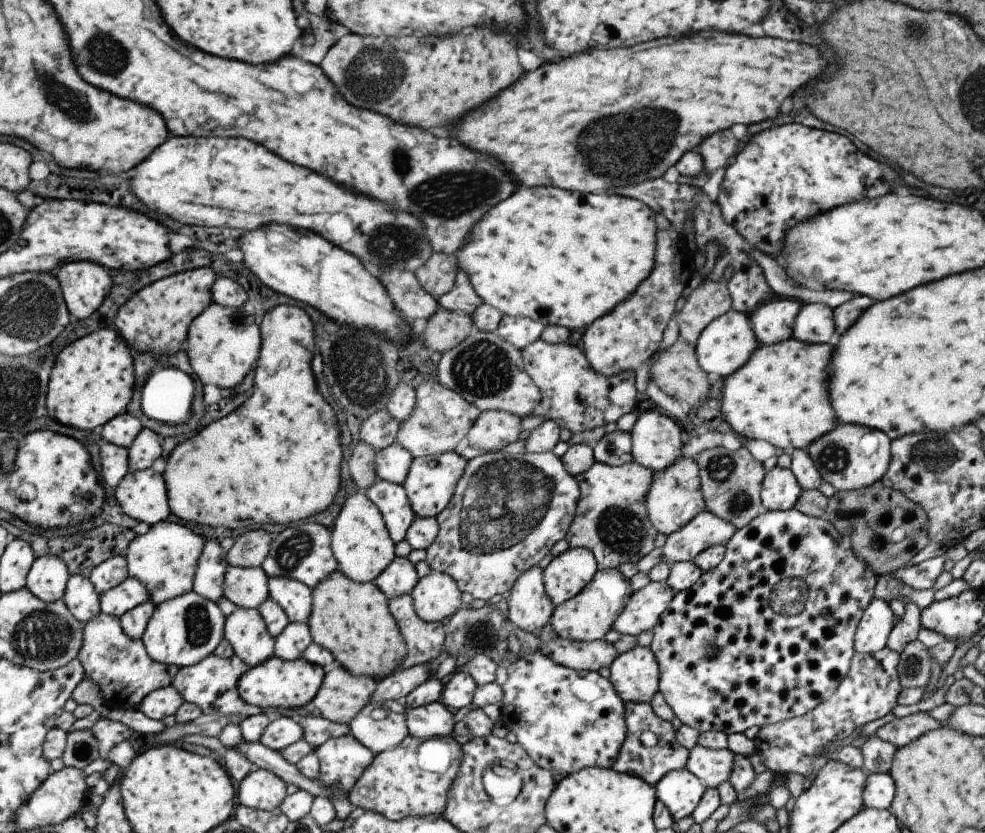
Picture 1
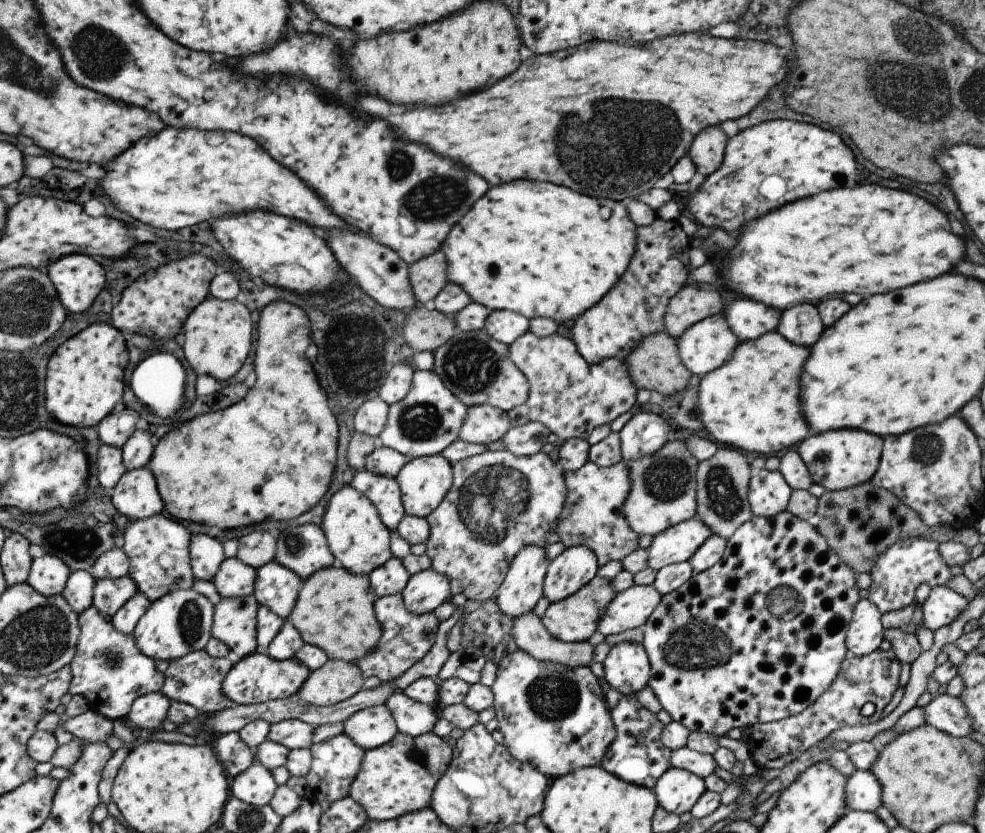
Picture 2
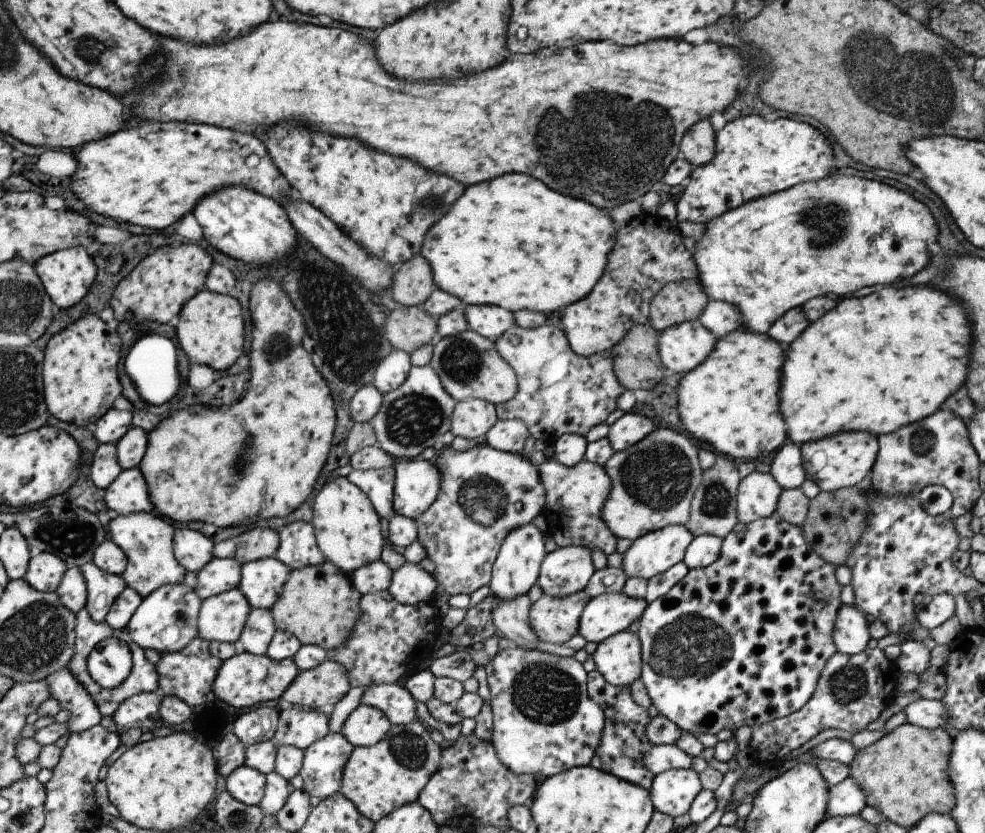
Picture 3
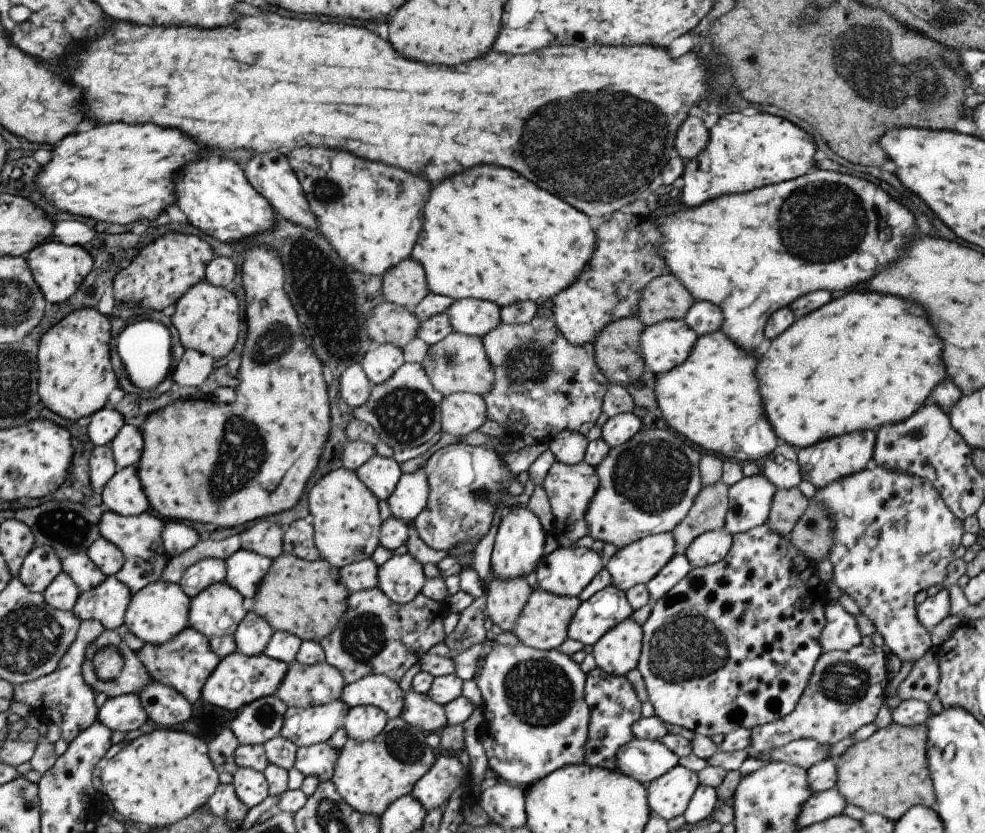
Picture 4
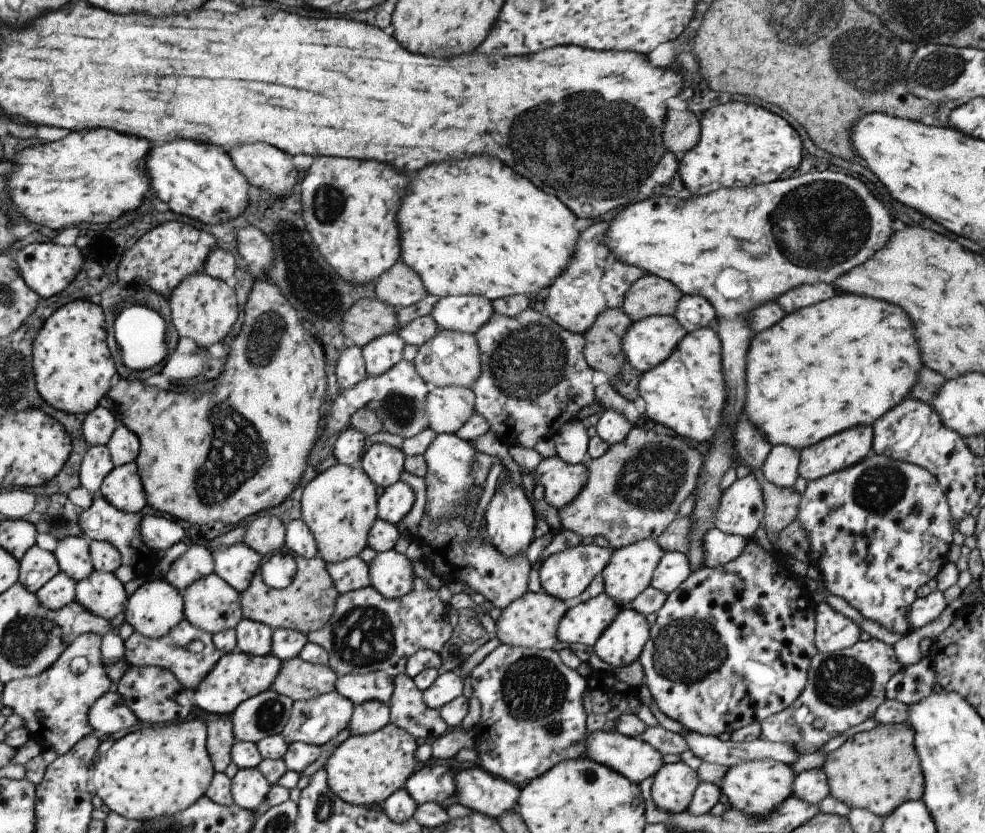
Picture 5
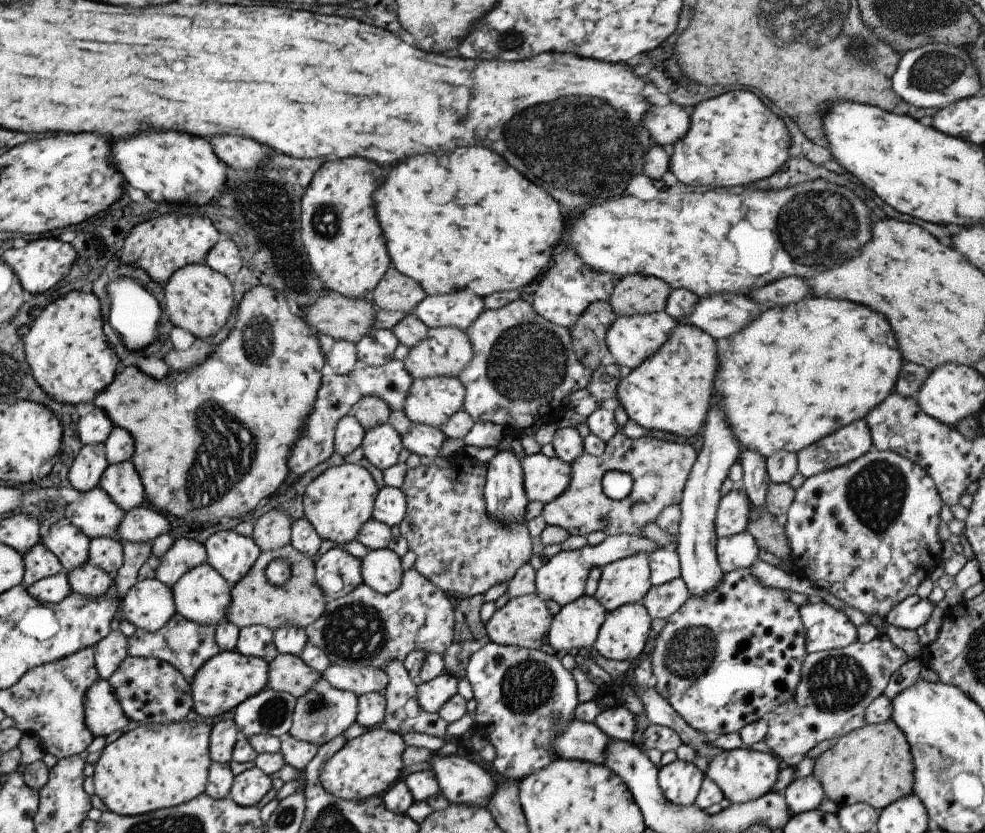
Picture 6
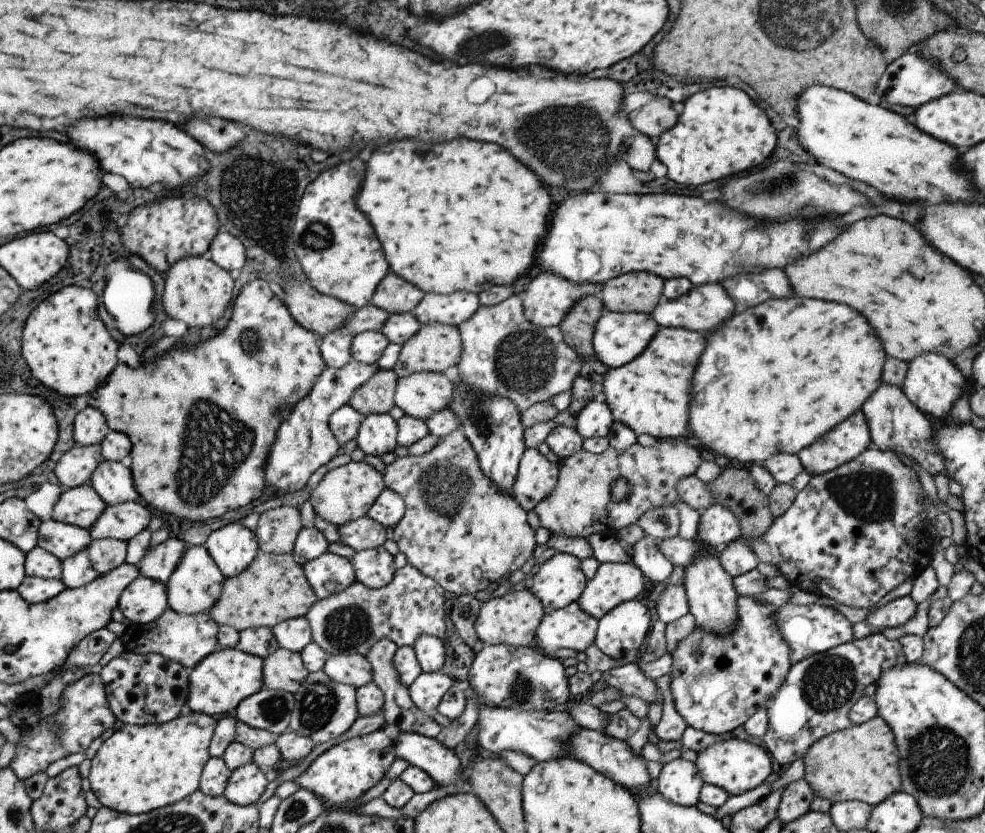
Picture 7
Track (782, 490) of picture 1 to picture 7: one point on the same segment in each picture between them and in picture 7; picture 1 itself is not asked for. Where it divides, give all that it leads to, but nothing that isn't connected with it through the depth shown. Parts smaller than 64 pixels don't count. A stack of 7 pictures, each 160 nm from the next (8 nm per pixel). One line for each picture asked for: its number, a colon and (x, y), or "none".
2: (768, 493)
3: (757, 495)
4: (748, 500)
5: (740, 511)
6: (732, 514)
7: (717, 526)

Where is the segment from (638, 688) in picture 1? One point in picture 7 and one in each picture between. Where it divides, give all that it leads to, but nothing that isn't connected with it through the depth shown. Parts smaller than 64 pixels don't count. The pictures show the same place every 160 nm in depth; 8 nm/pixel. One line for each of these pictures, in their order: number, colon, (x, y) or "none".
2: (626, 668)
3: (617, 659)
4: (617, 652)
5: (620, 644)
6: (621, 636)
7: (620, 634)

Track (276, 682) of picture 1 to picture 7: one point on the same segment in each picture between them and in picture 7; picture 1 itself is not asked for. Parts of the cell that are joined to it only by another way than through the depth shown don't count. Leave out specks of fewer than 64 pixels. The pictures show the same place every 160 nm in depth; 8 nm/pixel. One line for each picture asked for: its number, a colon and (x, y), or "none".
2: (257, 678)
3: (244, 680)
4: (237, 680)
5: (236, 676)
6: (228, 678)
7: (218, 683)

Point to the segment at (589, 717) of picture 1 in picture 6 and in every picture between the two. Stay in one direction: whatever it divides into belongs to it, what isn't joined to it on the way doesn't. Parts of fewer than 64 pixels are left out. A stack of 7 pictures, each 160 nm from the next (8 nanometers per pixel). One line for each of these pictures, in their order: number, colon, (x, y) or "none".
2: (555, 718)
3: (544, 723)
4: (534, 721)
5: (531, 718)
6: (525, 698)

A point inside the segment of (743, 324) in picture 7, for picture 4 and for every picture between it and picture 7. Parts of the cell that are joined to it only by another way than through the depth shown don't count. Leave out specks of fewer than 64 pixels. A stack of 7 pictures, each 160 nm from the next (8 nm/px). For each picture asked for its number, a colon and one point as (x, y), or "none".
4: (866, 359)
5: (846, 361)
6: (803, 370)

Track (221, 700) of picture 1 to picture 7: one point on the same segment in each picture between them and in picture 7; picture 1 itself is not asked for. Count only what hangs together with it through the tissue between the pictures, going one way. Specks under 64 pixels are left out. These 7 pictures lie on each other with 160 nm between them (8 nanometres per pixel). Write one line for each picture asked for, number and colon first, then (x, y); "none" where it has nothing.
2: (195, 679)
3: (188, 675)
4: (183, 663)
5: (168, 652)
6: (183, 644)
7: (186, 639)

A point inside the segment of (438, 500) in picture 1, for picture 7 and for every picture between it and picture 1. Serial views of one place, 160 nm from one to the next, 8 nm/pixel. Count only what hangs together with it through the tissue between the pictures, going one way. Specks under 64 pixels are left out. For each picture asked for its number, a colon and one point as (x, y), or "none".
2: (423, 482)
3: (416, 482)
4: (408, 498)
5: (396, 500)
6: (390, 505)
7: (387, 509)

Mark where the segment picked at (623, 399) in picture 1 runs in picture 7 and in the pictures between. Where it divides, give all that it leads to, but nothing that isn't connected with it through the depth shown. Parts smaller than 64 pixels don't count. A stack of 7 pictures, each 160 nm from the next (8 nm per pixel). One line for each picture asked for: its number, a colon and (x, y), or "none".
2: (570, 397)
3: (558, 392)
4: (542, 385)
5: (534, 378)
6: (522, 366)
7: (504, 355)

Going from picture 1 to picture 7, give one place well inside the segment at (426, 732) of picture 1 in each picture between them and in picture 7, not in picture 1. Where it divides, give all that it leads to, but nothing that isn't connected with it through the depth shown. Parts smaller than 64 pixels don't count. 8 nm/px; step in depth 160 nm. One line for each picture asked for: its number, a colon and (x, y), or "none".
2: (412, 718)
3: (392, 700)
4: (376, 690)
5: (374, 686)
6: (359, 680)
7: (354, 670)

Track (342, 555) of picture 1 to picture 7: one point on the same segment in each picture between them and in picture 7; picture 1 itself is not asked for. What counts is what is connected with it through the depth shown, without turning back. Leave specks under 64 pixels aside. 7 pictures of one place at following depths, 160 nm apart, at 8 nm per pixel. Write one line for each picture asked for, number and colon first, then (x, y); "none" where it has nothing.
2: (359, 542)
3: (347, 532)
4: (343, 514)
5: (338, 505)
6: (337, 502)
7: (344, 493)

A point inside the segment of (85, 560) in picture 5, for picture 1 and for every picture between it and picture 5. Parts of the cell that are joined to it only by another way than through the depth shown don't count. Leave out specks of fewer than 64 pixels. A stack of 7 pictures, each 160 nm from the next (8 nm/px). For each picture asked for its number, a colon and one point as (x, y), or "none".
1: (129, 593)
2: (108, 594)
3: (102, 589)
4: (84, 573)

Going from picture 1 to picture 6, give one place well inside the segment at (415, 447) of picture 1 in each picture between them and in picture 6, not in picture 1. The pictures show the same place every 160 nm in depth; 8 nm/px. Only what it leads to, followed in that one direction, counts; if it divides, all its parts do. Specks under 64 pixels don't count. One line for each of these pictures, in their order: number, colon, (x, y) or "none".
2: (427, 419)
3: (414, 416)
4: (403, 411)
5: (396, 397)
6: (336, 394)

